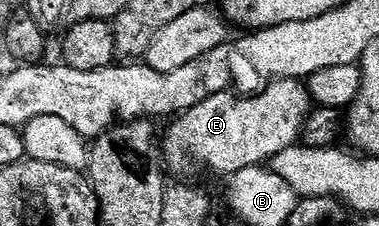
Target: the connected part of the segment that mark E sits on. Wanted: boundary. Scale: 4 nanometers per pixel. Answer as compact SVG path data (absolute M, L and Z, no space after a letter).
M273 80L261 92L253 96L240 96L233 91L221 92L204 102L200 106L192 106L187 112L181 113L173 121L174 124L161 141L165 159L182 172L189 164L207 164L214 172L233 174L245 168L257 168L273 161L276 154L295 147L299 143L303 124L312 109L312 101L307 85L302 80Z

